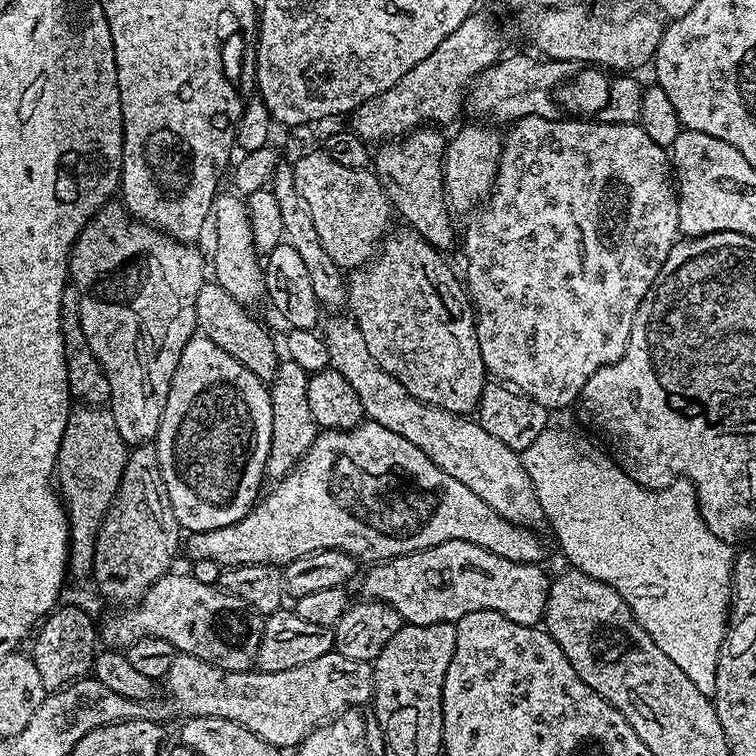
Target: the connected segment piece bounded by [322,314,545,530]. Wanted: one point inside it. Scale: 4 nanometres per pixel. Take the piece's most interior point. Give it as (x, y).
(456, 443)

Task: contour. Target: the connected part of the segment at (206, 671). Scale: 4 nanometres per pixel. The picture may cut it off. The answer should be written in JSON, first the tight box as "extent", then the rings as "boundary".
{"extent":[162,650,372,750],"boundary":[[[333,650],[322,654],[322,658],[314,658],[314,662],[306,662],[306,666],[294,666],[294,670],[227,672],[210,662],[202,662],[202,658],[177,654],[168,675],[162,681],[162,687],[168,691],[168,697],[164,700],[164,708],[168,712],[181,712],[181,717],[184,718],[190,716],[230,718],[230,722],[246,726],[246,730],[258,734],[258,738],[270,742],[275,748],[292,750],[315,728],[327,724],[332,717],[347,712],[350,708],[367,705],[372,700],[372,665],[367,660],[346,658]]]}

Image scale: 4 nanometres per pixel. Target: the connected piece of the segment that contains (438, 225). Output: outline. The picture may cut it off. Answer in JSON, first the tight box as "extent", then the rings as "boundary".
{"extent":[374,126,458,250],"boundary":[[[432,126],[418,128],[409,132],[407,136],[397,139],[395,142],[388,142],[383,145],[380,153],[374,156],[374,171],[379,178],[380,184],[384,187],[384,193],[395,211],[404,219],[403,223],[417,232],[423,240],[430,242],[434,247],[441,250],[457,247],[458,228],[452,225],[453,209],[448,203],[448,195],[444,193],[444,153],[446,151],[446,136],[443,131]]]}

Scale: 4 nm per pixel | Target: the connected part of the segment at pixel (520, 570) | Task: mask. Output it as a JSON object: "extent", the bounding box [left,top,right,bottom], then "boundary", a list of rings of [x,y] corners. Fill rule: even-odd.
{"extent":[363,540,550,625],"boundary":[[[447,540],[438,546],[423,548],[393,560],[377,563],[364,576],[363,595],[369,600],[380,600],[400,615],[401,621],[410,624],[438,624],[455,622],[474,610],[494,610],[510,622],[539,625],[544,619],[550,576],[543,572],[540,564],[510,562],[510,558],[498,558],[482,546],[474,546],[461,540]]]}

